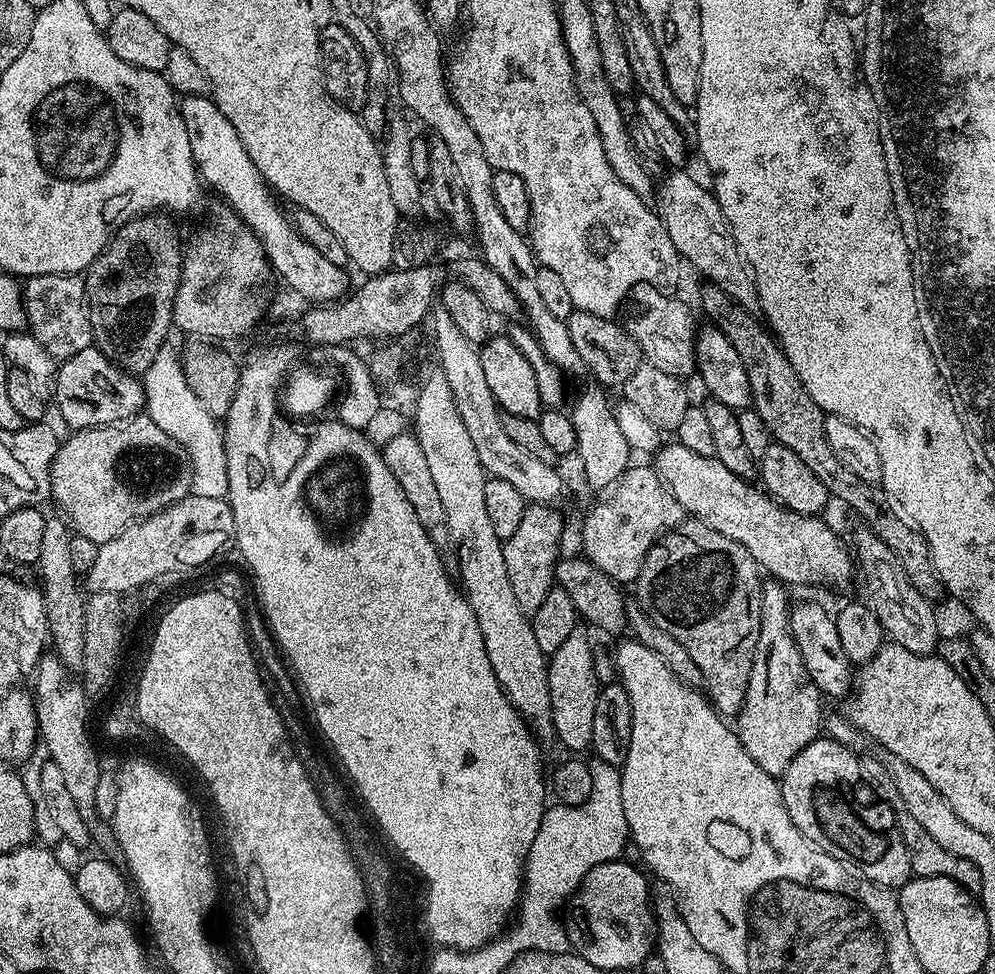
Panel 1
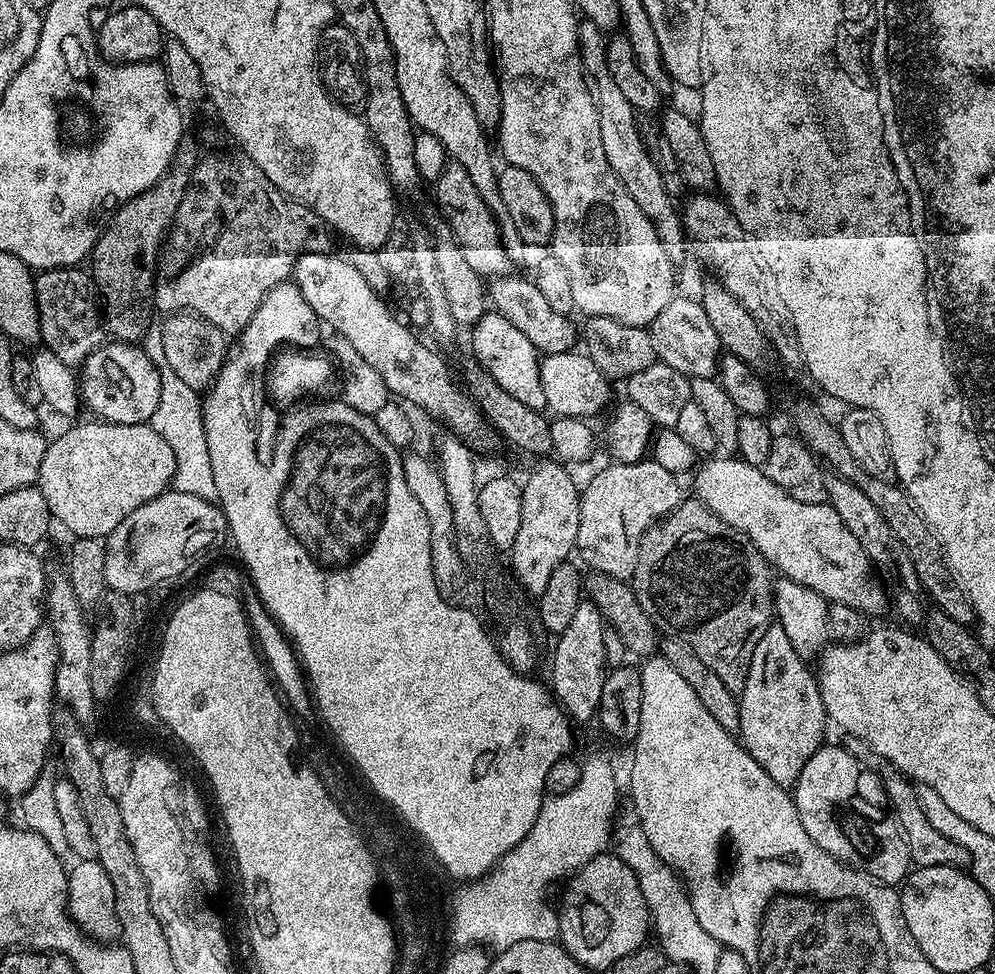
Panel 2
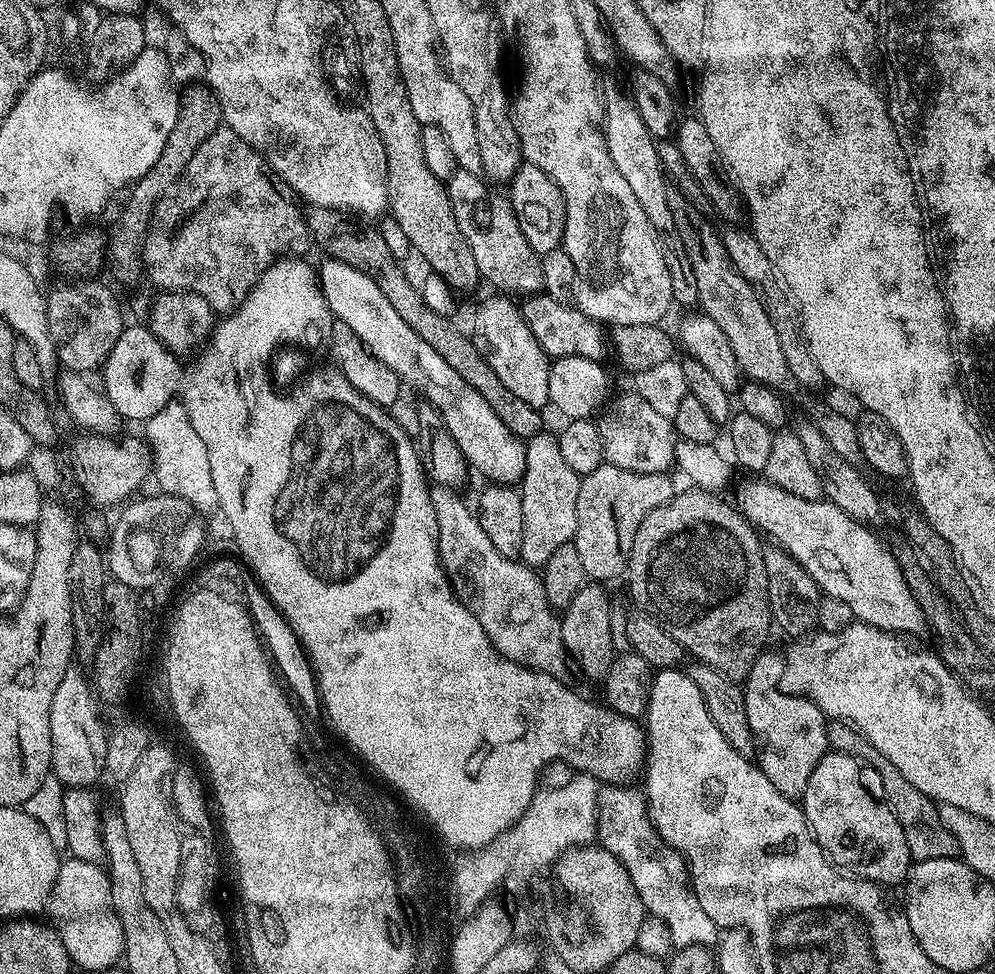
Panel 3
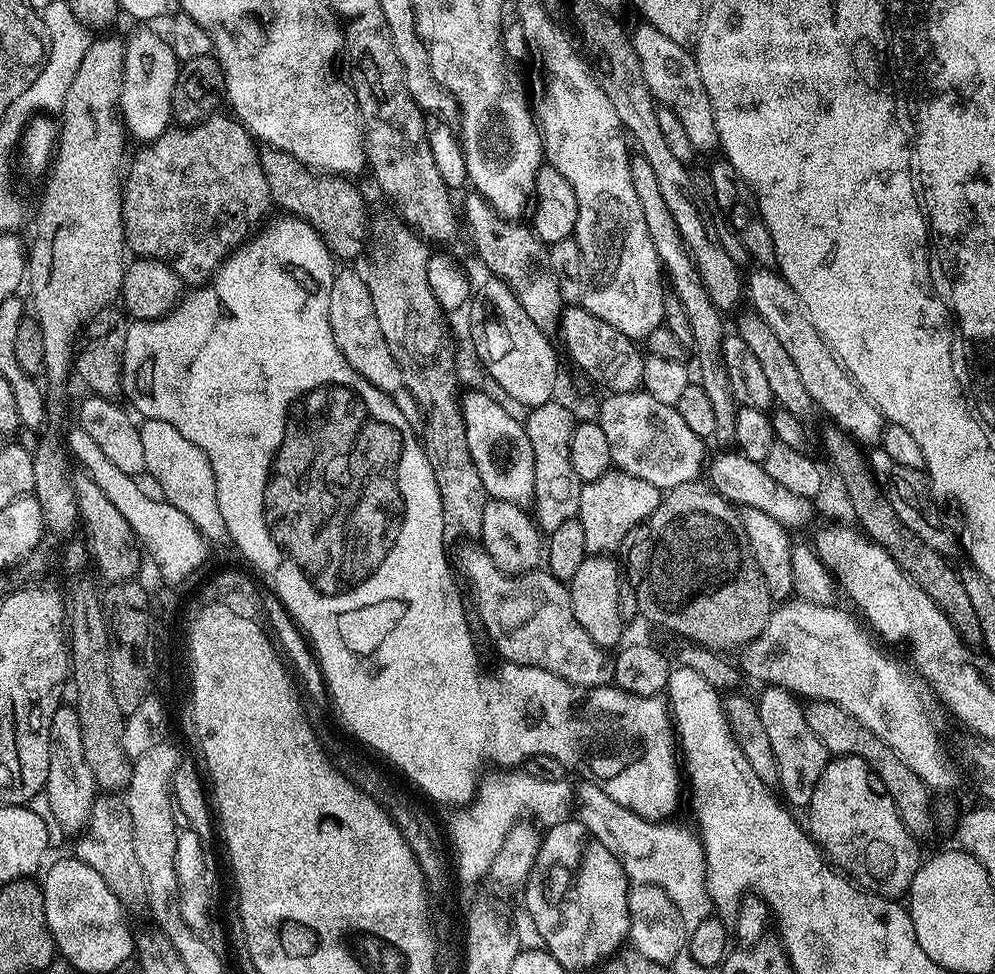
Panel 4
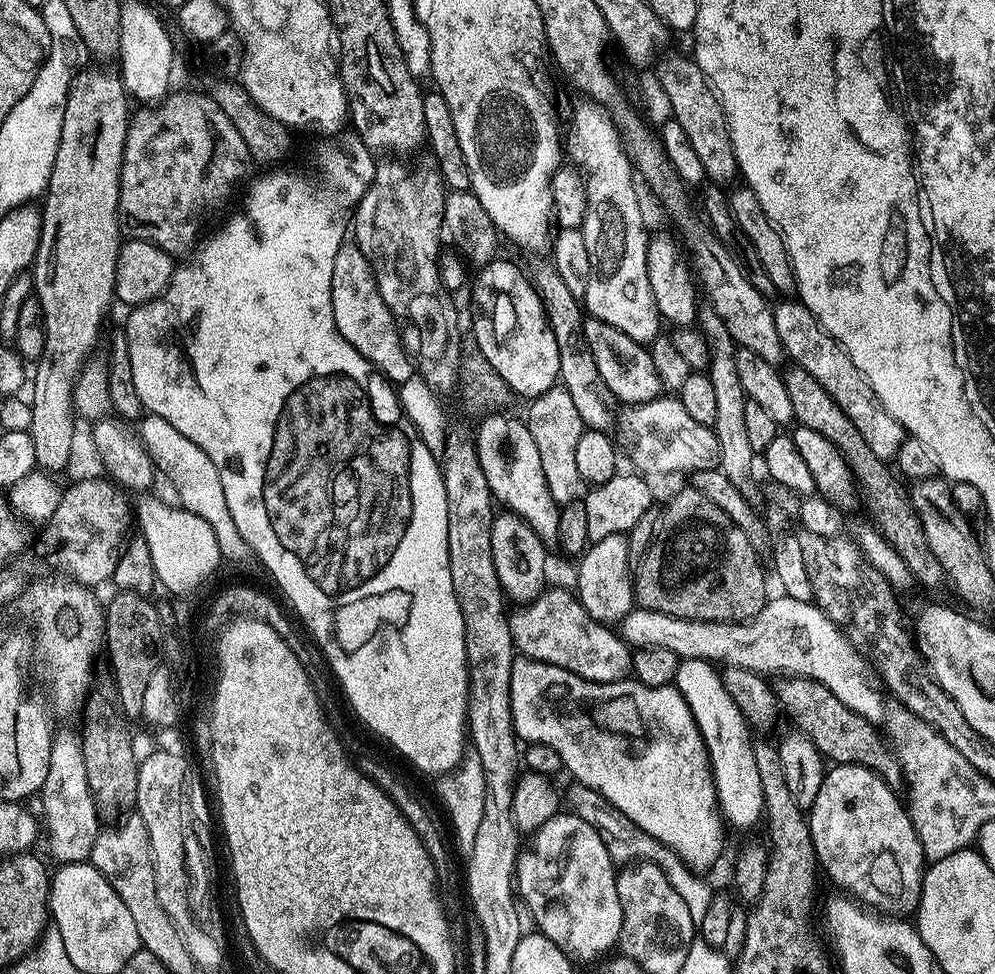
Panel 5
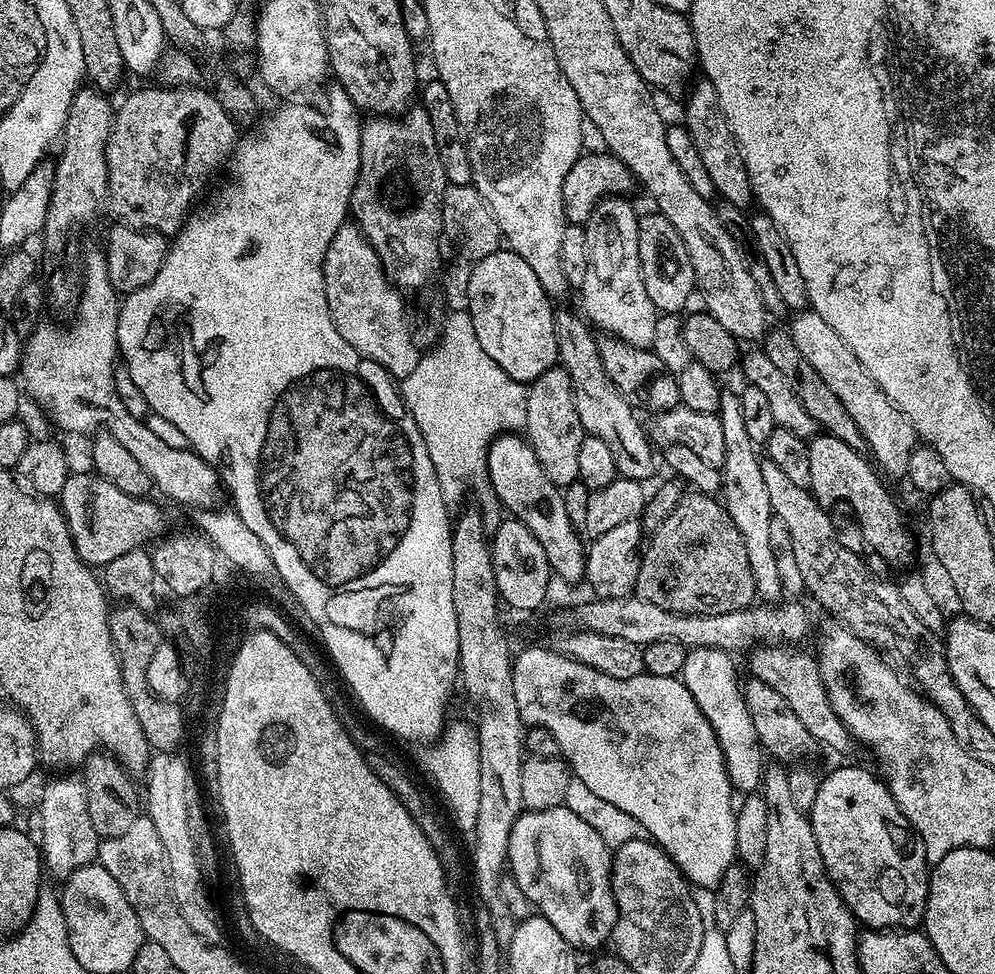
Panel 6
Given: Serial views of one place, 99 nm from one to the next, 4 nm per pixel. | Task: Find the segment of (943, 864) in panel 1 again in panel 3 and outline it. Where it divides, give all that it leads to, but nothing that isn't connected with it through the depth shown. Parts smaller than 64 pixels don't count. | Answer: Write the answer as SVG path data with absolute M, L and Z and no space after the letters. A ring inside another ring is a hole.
M829 719L827 725L828 746L831 751L845 752L847 756L857 757L867 767L869 764L876 771L876 776L880 779L881 789L879 788L879 791L882 793L883 799L887 800L888 805L894 810L894 814L906 834L906 846L910 846L910 854L912 855L913 861L919 862L921 860L929 860L930 858L960 856L960 847L954 838L954 834L950 834L950 830L946 826L942 826L940 810L935 800L931 800L929 796L922 794L922 790L914 787L902 774L902 770L898 770L898 766L894 766L894 762L890 762L890 758L886 758L886 754L881 754L851 724L848 724L844 720Z

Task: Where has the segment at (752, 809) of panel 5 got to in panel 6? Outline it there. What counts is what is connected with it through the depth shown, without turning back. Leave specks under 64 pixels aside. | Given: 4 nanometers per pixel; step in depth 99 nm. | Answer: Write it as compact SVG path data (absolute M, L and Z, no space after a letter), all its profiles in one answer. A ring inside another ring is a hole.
M723 648L691 649L684 663L682 679L694 702L698 702L702 714L716 731L733 789L740 791L741 788L741 793L752 794L762 784L762 749L756 737L748 701L744 698L742 676L736 673L736 664L732 660L735 660L733 653L725 652Z

